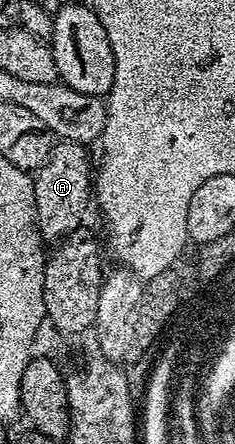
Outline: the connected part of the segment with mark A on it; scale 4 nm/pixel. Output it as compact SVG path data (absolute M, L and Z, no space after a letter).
M65 140L53 147L50 158L38 169L34 176L34 202L36 217L40 223L40 235L45 241L59 242L73 234L79 233L80 219L88 208L88 199L94 196L94 160L88 157L89 150L83 143Z

